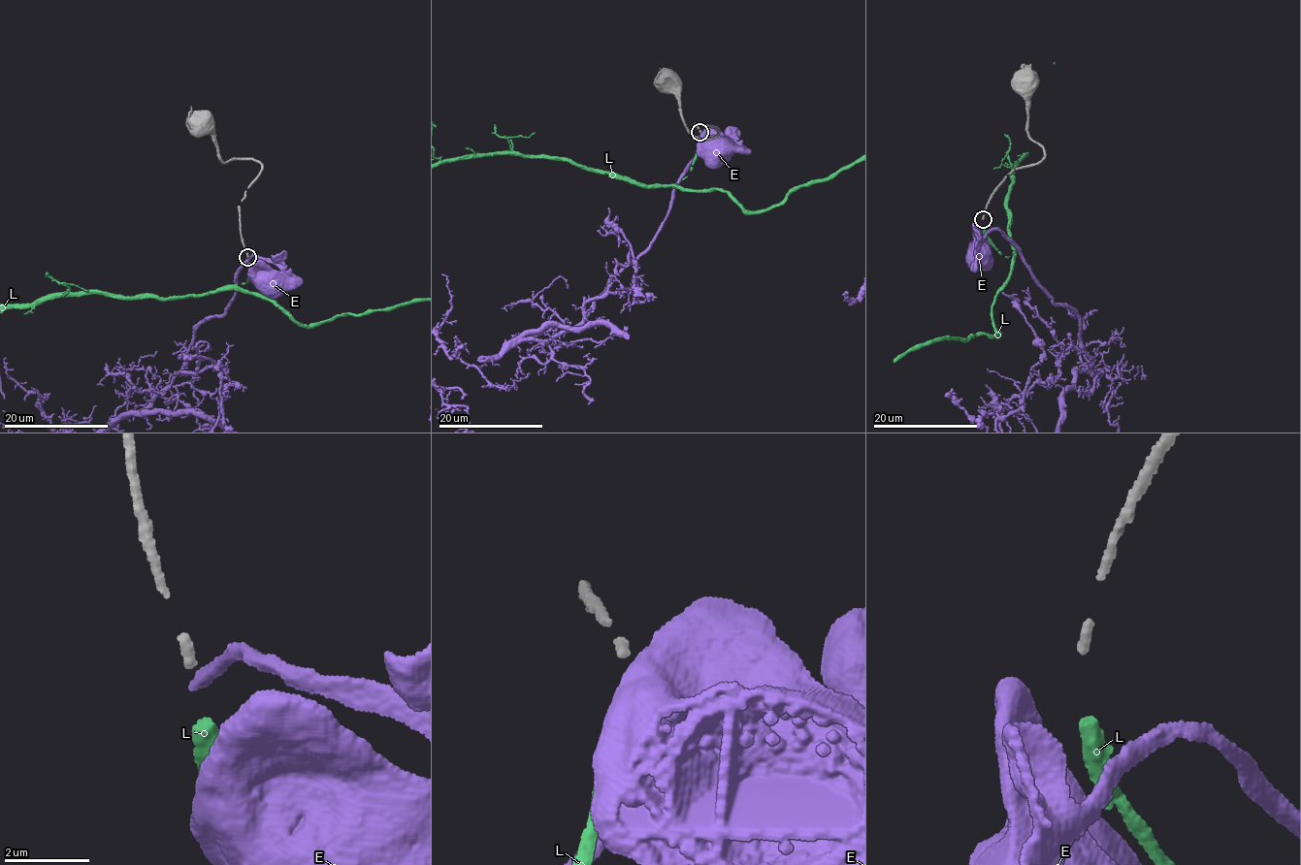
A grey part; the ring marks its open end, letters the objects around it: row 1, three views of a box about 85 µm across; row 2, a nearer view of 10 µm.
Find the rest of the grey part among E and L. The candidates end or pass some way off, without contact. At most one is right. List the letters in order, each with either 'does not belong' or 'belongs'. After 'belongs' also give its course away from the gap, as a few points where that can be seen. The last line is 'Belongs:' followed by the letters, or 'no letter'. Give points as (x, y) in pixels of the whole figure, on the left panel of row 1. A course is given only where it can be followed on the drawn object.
E: does not belong
L: belongs
Belongs: L

